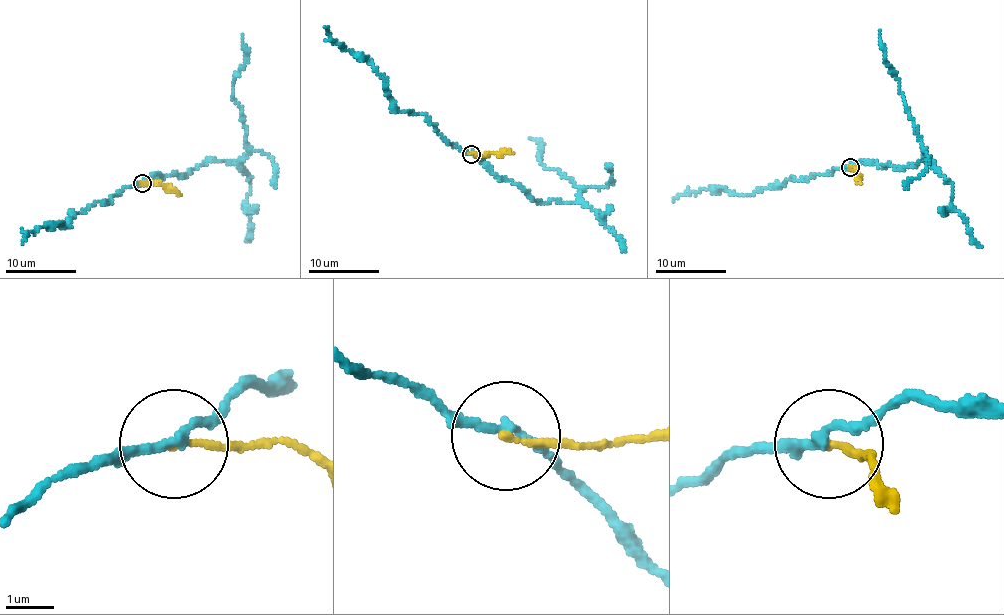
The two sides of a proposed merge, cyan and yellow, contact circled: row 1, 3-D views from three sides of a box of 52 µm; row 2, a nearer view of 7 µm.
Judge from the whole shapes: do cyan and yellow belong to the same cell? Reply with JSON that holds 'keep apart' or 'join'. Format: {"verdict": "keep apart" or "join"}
{"verdict": "keep apart"}

